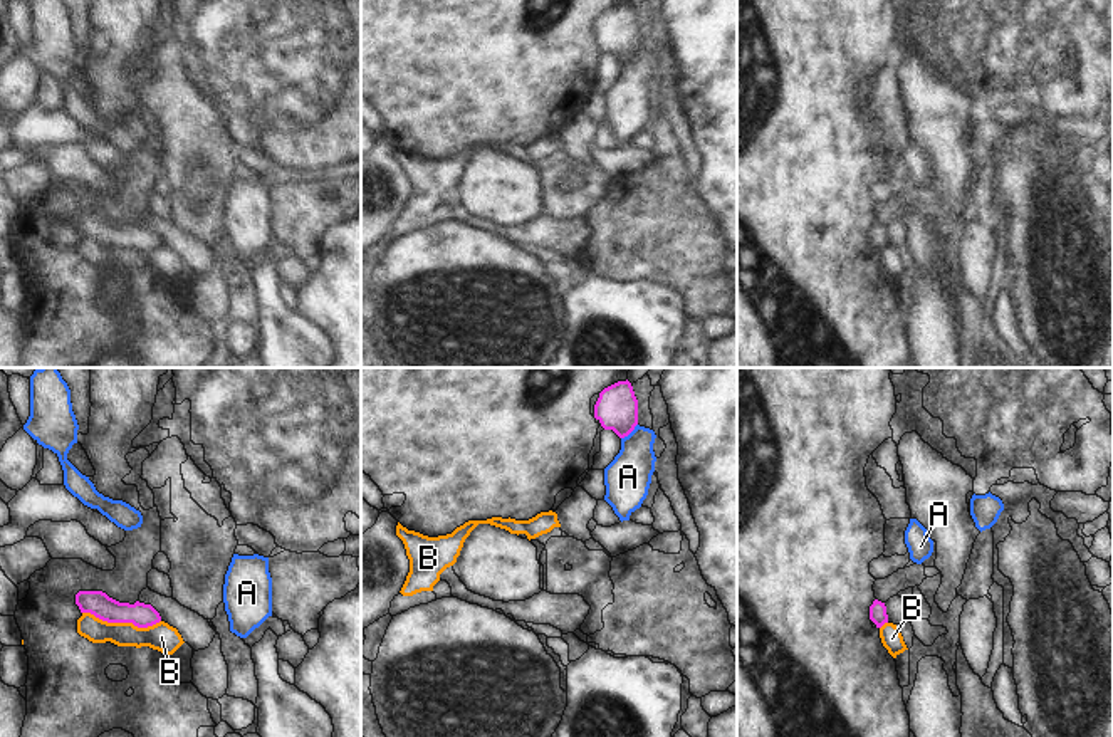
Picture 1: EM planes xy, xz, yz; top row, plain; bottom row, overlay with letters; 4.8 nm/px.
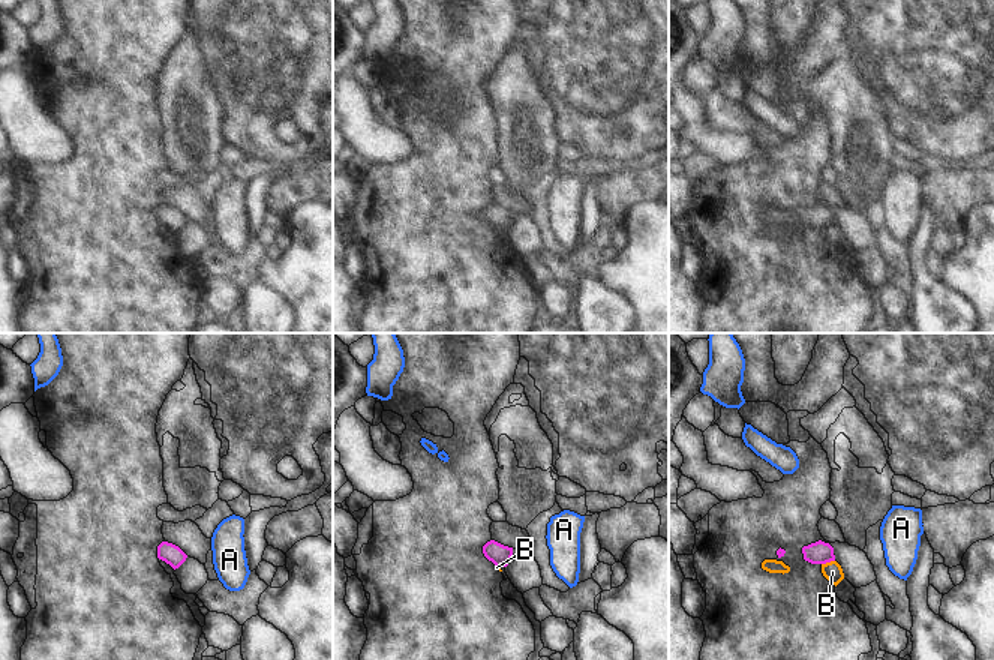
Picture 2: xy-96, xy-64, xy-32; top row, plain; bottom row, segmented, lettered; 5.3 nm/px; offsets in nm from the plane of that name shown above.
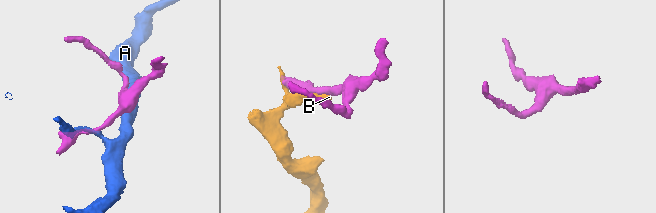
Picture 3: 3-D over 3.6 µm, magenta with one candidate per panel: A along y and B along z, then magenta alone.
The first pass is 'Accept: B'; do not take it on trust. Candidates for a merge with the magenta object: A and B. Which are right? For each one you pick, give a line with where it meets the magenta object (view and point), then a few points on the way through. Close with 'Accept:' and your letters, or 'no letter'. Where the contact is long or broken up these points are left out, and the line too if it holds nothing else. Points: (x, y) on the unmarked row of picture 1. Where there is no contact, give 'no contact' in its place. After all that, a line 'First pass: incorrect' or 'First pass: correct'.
Accept: no letter
First pass: incorrect

